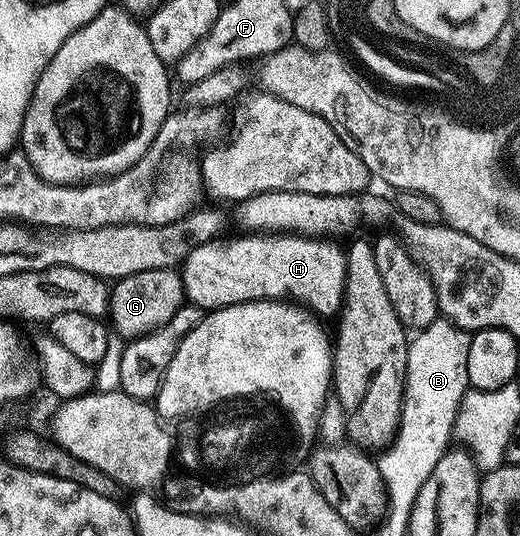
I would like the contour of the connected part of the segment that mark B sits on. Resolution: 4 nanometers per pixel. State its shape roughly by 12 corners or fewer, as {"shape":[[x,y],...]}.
{"shape":[[438,317],[408,344],[402,418],[379,455],[416,501],[468,392],[471,336]]}

